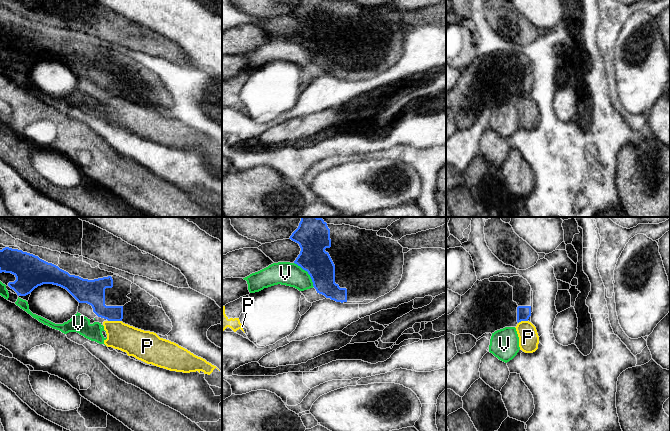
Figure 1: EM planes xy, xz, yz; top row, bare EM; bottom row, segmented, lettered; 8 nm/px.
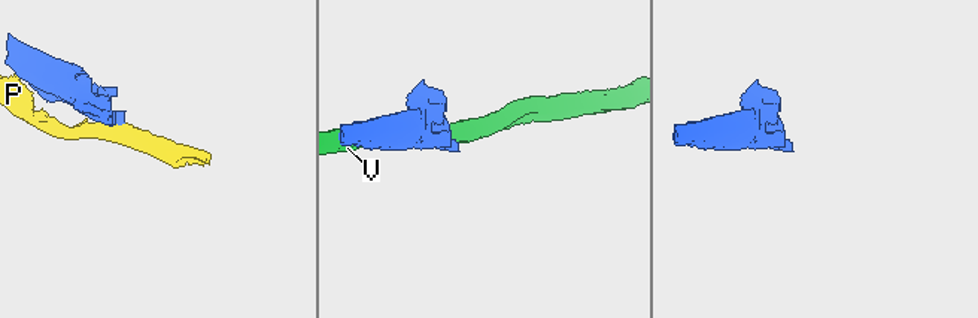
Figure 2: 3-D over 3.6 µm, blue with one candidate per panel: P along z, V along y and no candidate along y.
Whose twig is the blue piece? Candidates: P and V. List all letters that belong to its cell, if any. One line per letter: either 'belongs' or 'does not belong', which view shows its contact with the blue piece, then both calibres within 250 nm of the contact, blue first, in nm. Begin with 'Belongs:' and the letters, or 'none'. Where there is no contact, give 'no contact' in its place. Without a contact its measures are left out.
Belongs: none
P: does not belong | xy | 160/220 nm
V: does not belong | xz | 240/190 nm

